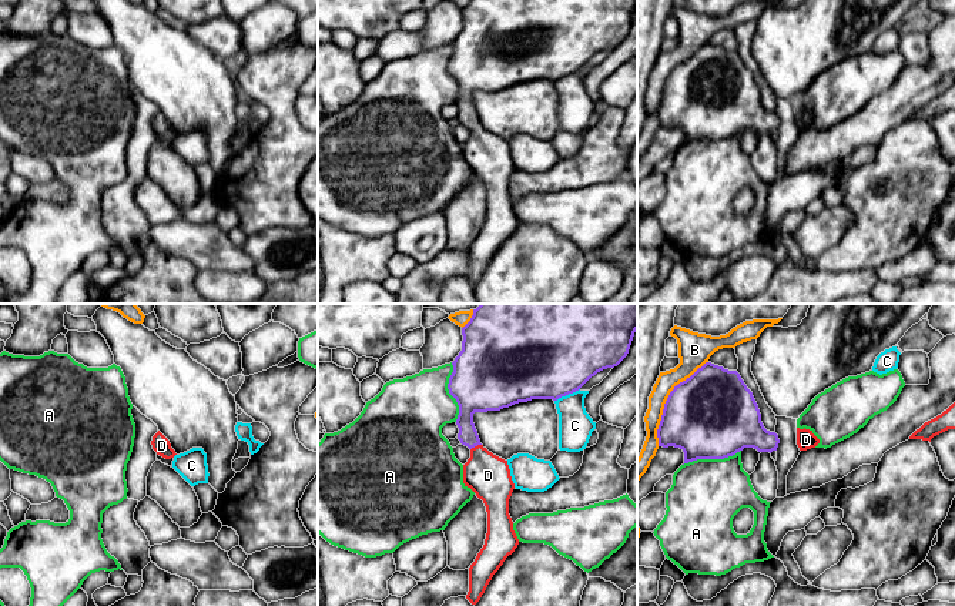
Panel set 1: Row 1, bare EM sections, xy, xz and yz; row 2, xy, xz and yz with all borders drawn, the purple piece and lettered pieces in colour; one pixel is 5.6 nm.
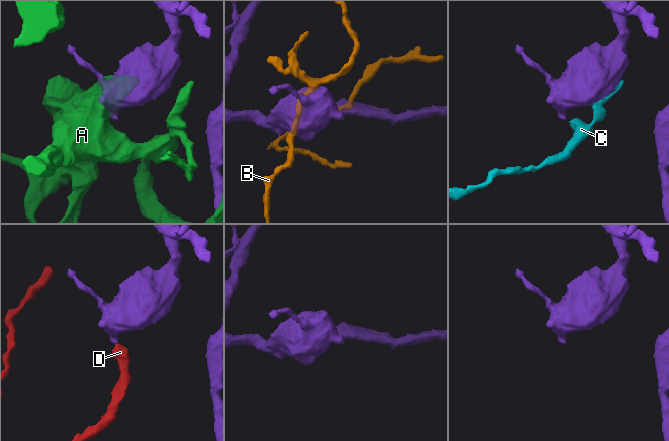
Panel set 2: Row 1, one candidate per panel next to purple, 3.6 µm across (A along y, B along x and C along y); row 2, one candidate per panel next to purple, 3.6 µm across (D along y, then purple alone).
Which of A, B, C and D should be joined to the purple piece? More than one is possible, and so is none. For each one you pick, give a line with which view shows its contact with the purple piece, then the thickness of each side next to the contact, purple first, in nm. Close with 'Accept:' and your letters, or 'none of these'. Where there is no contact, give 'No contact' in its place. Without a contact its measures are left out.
D: Touches purple in xz. Thickness 140 nm (purple) against 240 nm
Accept: D

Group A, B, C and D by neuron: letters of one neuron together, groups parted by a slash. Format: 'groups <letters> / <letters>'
groups A / B / C / D

